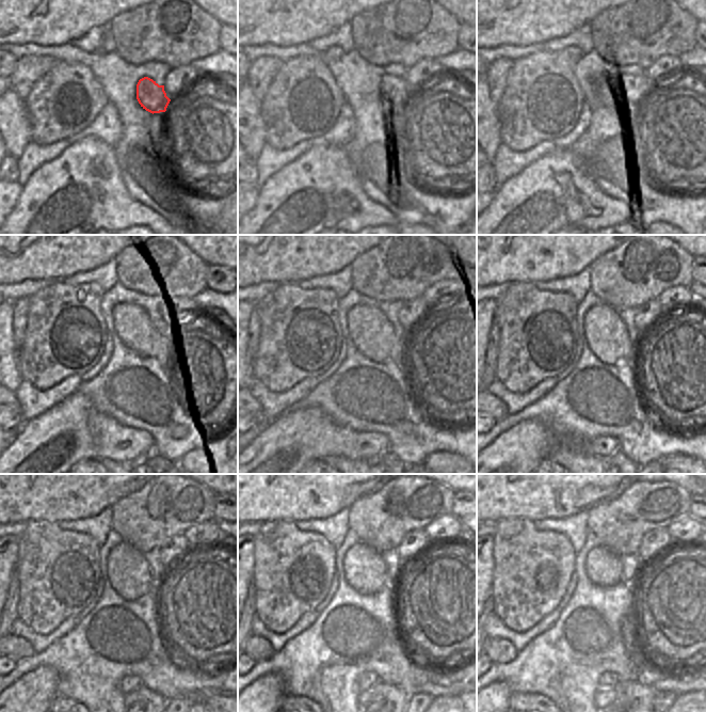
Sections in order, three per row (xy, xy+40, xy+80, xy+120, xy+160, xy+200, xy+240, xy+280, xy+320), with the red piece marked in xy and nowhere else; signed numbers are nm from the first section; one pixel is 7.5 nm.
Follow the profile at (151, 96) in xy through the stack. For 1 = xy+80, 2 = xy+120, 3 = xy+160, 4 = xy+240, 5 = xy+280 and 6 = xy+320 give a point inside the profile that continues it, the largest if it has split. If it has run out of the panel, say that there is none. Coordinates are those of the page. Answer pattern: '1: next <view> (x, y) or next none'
1: next xy+80 (638, 88)
2: next xy+120 (165, 322)
3: next xy+160 (412, 312)
4: next xy+240 (175, 548)
5: next xy+280 (414, 542)
6: next xy+320 (654, 541)

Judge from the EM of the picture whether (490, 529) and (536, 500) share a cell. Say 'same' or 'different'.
different

